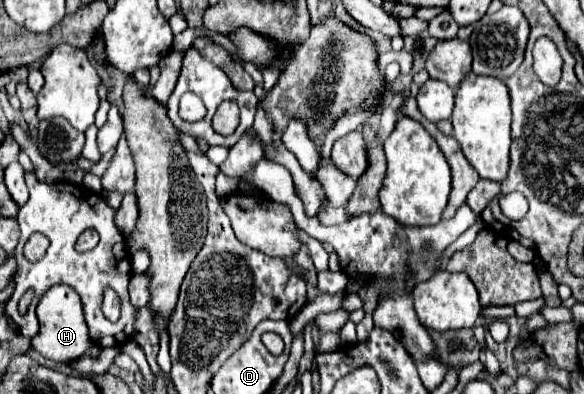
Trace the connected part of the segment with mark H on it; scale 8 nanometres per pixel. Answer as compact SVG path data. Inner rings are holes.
M58 284L54 288L50 288L38 302L36 308L36 316L40 322L40 332L32 338L30 344L30 352L42 354L44 358L50 358L54 362L62 362L62 364L72 364L76 362L80 356L90 352L92 340L88 336L88 326L84 322L84 312L82 312L82 304L78 294L74 294L74 290L66 284Z

